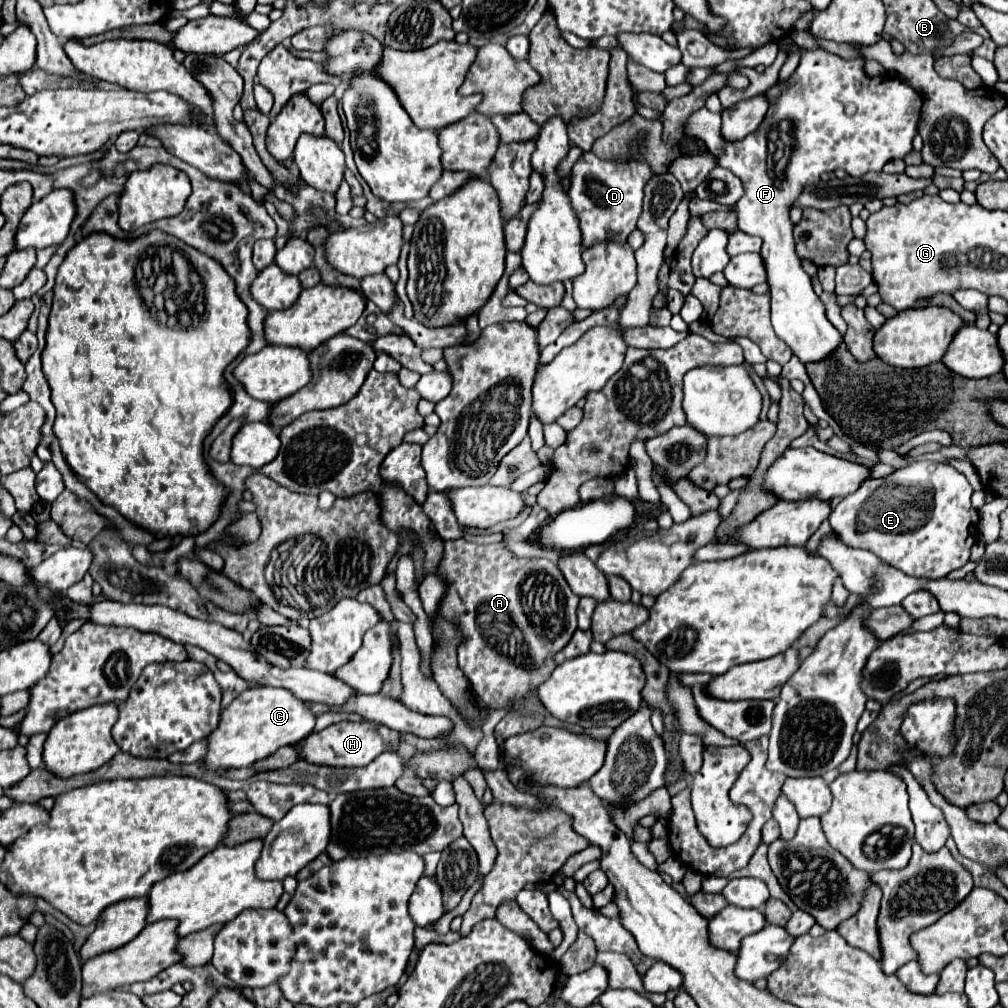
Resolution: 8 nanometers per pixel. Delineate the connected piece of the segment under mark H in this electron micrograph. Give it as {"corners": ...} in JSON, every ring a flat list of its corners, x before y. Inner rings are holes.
{"corners":[[342,721,342,723,336,723,336,725,322,729,318,733,312,733,304,741,300,741,300,745,296,745,294,749,298,751,300,759,306,759,314,765,362,767,362,765,374,761,374,757,378,757,378,753,382,753,386,749,398,749,398,743,400,743,400,733,394,733,392,729,388,729,382,723]]}

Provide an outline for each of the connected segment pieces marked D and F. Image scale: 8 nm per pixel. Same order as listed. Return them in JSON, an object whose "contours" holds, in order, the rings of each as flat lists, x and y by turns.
{"contours":[[[592,151,580,157,570,175,572,183,568,197,580,221,584,249,602,241,614,241,620,245,626,243,630,231,636,229,636,221,642,211,642,197,644,197,642,189,652,175,654,173,650,171,650,167,640,159,630,159,628,163,614,163,614,161,602,161]],[[822,49,806,51,788,83,776,83,764,95,768,99,768,113,762,125,742,141,726,143,720,133,720,115,710,113,706,107,690,117,690,123,686,125,684,133,706,141,708,151,720,157,720,165,732,169,732,173,736,173,742,179,744,195,736,203,738,229,742,229,744,233,760,235,764,241,760,255,766,261,766,275,772,295,774,331,782,341,786,341,792,353,804,365,808,365,826,359,842,345,844,339,826,319,824,305,820,297,814,293,808,273,804,273,800,267,800,259,796,255,792,239,794,223,790,221,788,215,790,207,802,195,804,187,816,185,820,181,820,175,826,171,844,169,848,175,862,177,870,171,882,171,884,163,888,163,890,159,902,159,906,153,910,153,912,139,918,133,922,97,914,89,910,89,904,81,896,81,890,77,868,77,864,73,864,59,846,61]]]}

